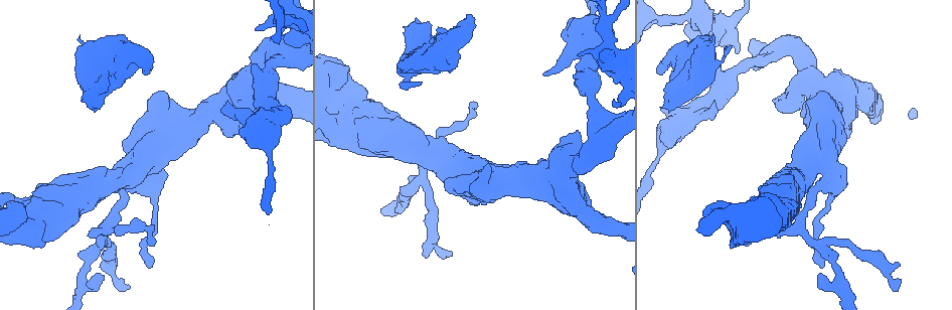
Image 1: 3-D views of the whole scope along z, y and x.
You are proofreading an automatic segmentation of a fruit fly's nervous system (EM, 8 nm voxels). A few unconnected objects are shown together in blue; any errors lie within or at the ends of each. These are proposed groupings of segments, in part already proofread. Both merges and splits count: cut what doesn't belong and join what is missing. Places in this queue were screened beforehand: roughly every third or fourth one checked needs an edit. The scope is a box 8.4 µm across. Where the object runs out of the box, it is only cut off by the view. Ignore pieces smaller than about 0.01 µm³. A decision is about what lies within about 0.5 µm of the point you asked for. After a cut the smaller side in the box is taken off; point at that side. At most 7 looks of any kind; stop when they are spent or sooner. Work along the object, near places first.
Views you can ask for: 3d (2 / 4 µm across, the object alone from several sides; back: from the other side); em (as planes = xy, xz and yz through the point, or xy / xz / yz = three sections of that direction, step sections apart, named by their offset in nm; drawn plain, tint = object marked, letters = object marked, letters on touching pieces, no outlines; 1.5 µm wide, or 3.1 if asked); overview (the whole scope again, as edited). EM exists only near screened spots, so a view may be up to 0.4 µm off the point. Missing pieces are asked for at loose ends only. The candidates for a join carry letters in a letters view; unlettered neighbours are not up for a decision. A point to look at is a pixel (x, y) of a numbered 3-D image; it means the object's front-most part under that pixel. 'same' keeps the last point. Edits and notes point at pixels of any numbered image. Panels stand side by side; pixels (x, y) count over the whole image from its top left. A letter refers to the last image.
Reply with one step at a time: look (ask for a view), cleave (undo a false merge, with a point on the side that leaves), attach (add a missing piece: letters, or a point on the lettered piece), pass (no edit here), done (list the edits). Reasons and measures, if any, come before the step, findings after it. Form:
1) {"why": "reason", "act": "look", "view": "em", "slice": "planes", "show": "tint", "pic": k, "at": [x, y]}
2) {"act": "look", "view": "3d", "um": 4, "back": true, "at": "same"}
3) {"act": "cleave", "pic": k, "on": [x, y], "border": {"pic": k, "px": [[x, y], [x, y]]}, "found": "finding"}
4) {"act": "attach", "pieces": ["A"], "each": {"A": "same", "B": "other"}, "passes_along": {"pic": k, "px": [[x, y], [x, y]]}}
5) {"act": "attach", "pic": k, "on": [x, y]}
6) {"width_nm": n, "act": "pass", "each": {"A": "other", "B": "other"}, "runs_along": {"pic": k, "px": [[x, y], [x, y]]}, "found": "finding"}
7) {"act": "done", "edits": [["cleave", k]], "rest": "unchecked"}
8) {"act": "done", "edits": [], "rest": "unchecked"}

{"why": "tapers out", "act": "look", "view": "em", "slice": "planes", "show": "letters", "pic": 1, "at": [419, 82]}

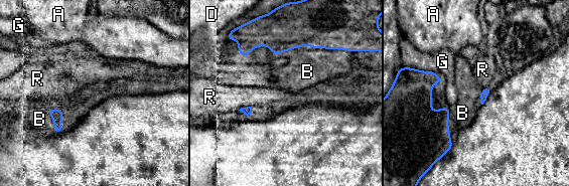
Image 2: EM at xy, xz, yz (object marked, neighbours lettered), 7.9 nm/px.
{"act": "attach", "pieces": ["B"], "each": {"A": "other", "B": "same", "D": "other", "G": "other", "R": "other"}, "found": "the cell continues"}

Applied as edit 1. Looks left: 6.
{"act": "look", "view": "overview"}

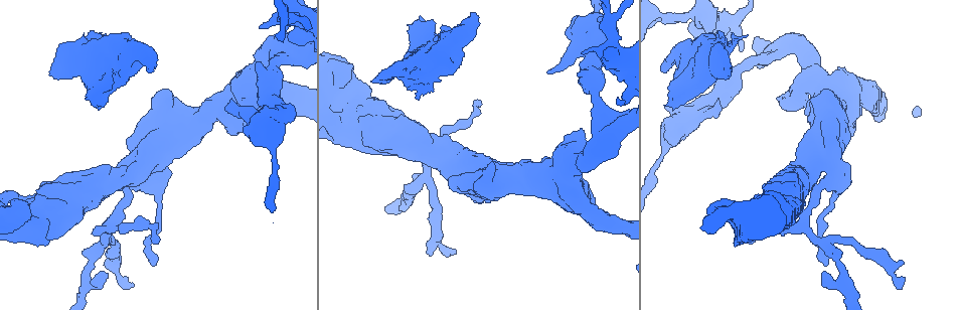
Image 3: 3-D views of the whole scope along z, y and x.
{"why": "an open end", "act": "look", "view": "3d", "um": 2, "pic": 3, "at": [94, 232]}

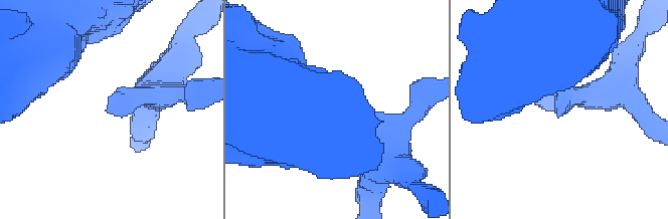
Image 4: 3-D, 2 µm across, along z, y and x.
{"act": "look", "view": "em", "slice": "planes", "show": "letters", "pic": 4, "at": [107, 111]}

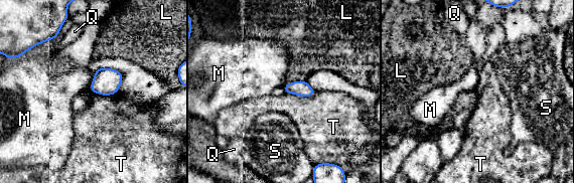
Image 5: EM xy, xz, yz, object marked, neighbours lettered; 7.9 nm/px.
{"longest_contact_nm": ["T", 260], "act": "pass", "each": {"L": "other", "M": "other", "Q": "other", "S": "other", "T": "other"}, "border": {"pic": 5, "px": [[95, 72], [93, 81], [89, 85]]}, "found": "no lettered piece goes on from it"}

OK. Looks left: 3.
{"act": "done", "edits": [["attach", 2]], "rest": "unchecked"}

